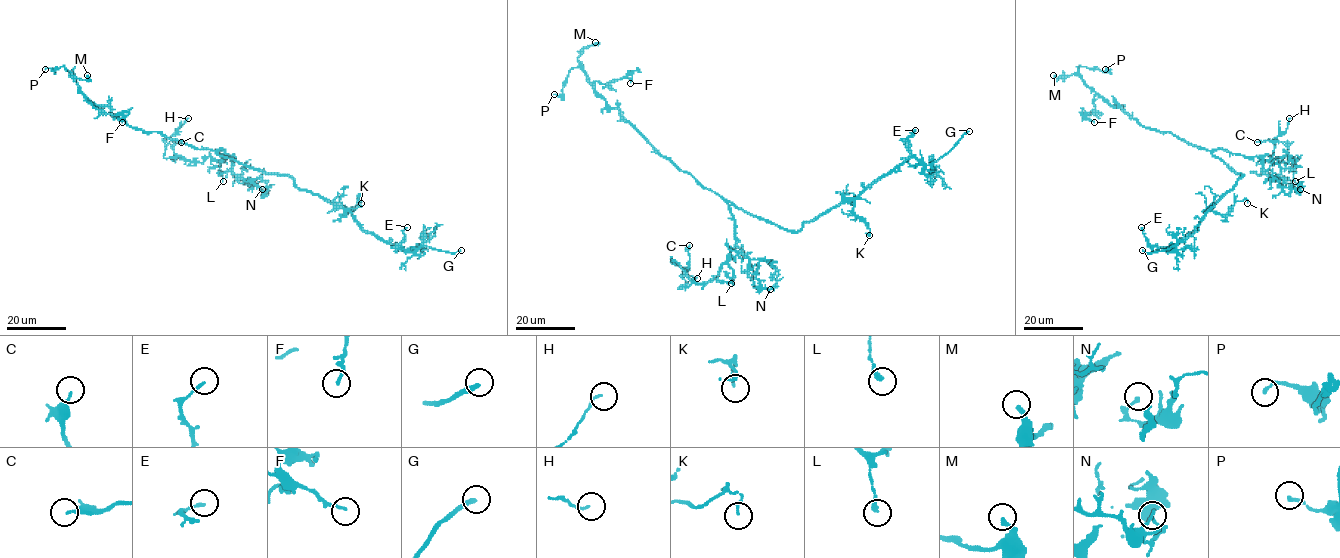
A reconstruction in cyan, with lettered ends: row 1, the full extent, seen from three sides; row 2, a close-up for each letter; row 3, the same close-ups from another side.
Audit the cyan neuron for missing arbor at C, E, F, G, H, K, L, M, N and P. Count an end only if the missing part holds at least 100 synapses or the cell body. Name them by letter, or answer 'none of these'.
G

